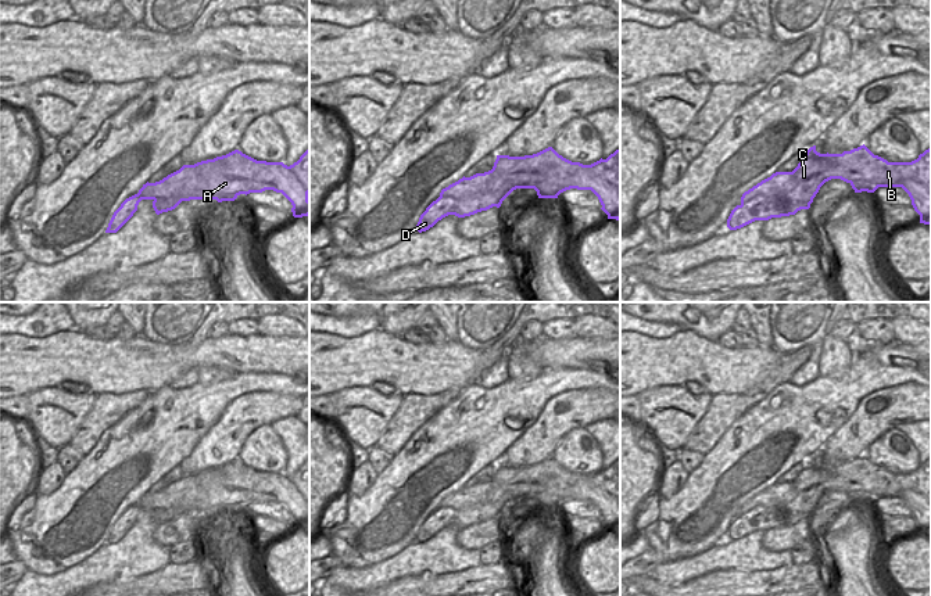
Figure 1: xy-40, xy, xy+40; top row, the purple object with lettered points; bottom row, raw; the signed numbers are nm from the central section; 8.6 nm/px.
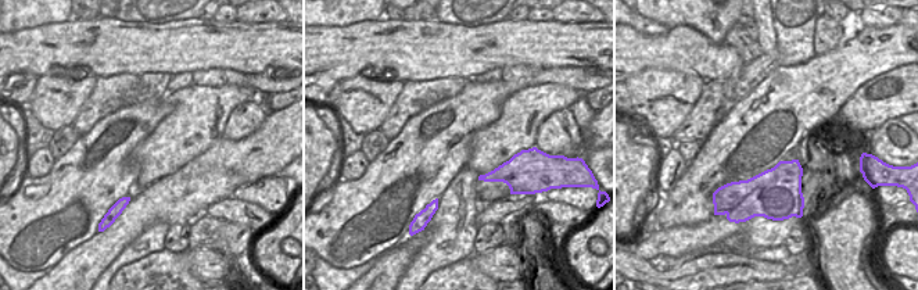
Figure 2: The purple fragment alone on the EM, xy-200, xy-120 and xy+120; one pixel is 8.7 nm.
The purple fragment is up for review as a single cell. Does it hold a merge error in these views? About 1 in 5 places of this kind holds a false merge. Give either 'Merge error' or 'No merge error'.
Merge error.

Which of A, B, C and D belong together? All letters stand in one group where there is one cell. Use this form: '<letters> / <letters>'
A / B C D

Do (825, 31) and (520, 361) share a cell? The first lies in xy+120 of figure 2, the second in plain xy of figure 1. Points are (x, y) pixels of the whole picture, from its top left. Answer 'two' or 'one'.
one

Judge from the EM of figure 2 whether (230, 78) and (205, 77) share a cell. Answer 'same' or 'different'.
same

